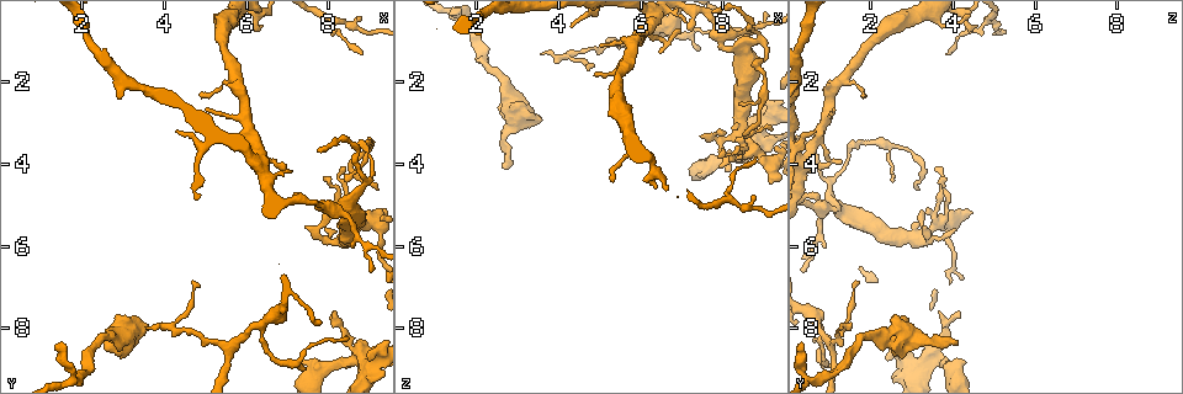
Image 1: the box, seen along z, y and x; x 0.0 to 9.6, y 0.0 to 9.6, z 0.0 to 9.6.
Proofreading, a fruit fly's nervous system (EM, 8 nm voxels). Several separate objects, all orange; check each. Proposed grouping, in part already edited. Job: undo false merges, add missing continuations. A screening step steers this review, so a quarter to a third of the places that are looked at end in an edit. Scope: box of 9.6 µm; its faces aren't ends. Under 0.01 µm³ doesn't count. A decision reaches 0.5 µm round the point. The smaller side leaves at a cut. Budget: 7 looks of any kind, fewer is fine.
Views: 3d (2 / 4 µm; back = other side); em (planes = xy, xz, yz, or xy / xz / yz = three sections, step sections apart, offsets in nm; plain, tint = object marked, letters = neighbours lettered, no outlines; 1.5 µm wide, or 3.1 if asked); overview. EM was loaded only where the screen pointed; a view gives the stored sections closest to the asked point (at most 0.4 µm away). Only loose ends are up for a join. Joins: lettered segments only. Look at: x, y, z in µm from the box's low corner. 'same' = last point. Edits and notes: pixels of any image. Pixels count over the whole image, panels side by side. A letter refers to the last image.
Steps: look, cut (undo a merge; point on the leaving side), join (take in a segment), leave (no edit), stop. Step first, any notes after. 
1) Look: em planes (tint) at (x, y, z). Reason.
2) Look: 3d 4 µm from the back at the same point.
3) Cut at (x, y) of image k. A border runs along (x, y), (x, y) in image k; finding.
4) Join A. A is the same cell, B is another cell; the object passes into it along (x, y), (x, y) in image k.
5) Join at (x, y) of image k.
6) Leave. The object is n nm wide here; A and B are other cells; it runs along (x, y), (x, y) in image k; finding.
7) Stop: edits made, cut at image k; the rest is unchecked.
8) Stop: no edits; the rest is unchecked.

Look: em planes (plain) at (8.20, 7.60, 4.25). An open end.

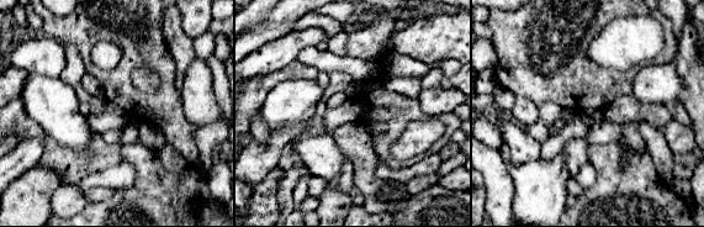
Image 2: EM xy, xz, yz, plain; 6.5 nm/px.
Look: em planes (letters) at the same point.

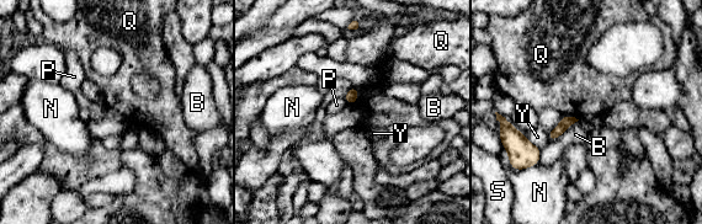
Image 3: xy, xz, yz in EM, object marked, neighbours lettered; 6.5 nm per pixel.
Leave. B, N, P, Q, S and Y are other cells; no lettered segment goes on from it.

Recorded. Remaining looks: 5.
Look: em xz step 4 (tint) at (7.85, 5.10, 1.20). Branch stops here.

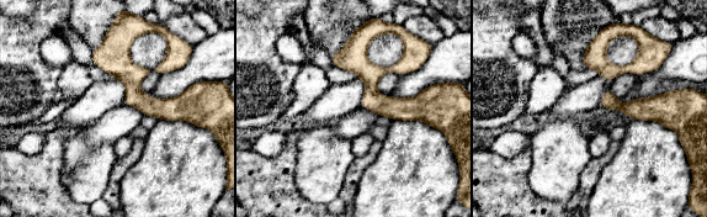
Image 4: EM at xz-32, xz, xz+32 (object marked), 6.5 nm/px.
Look: em planes (letters) at the same point.

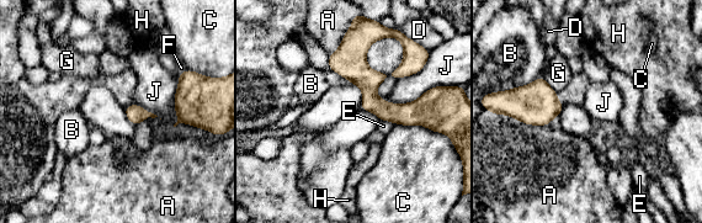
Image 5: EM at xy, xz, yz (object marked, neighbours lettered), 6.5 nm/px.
Leave. A, B, C, D, E, F, G, H and J are other cells; it runs along (347, 40), (368, 95), (426, 123) in image 5; none of them fits.

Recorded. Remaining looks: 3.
Look: 3d 4 µm at (2.60, 8.35, 4.10).

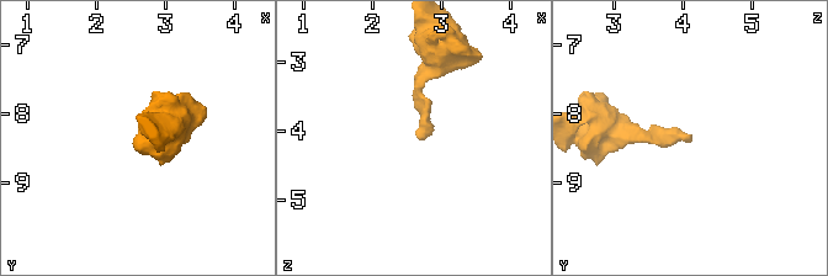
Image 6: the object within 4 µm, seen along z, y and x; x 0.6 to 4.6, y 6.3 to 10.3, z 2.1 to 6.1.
Look: em xy step 4 (tint) at (2.65, 8.35, 4.10). Shape alone is not enough.

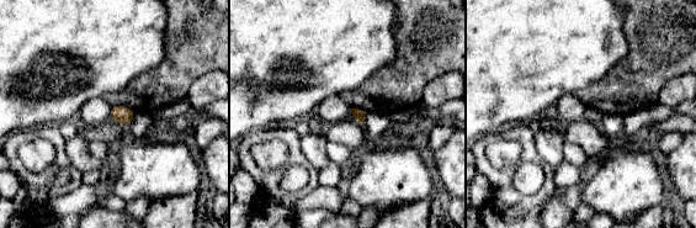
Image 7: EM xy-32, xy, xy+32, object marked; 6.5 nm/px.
Look: em xy step 4 (letters) at the same point. What lies round it.

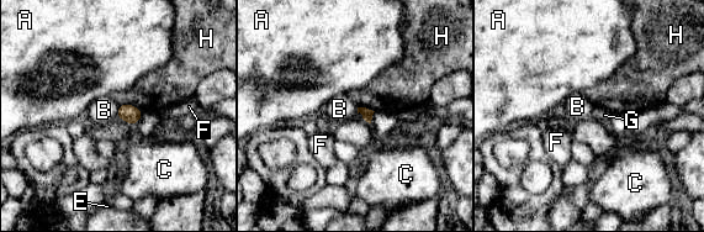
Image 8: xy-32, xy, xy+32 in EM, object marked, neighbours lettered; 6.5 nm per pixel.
Leave. The longest contact is with H, 190 nm; A, B, C, E, F, G and H are other cells; a border runs along (118, 105), (116, 116) in image 8; no lettered segment goes on from it.

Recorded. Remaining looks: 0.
Stop: no edits; the rest is unchecked.

